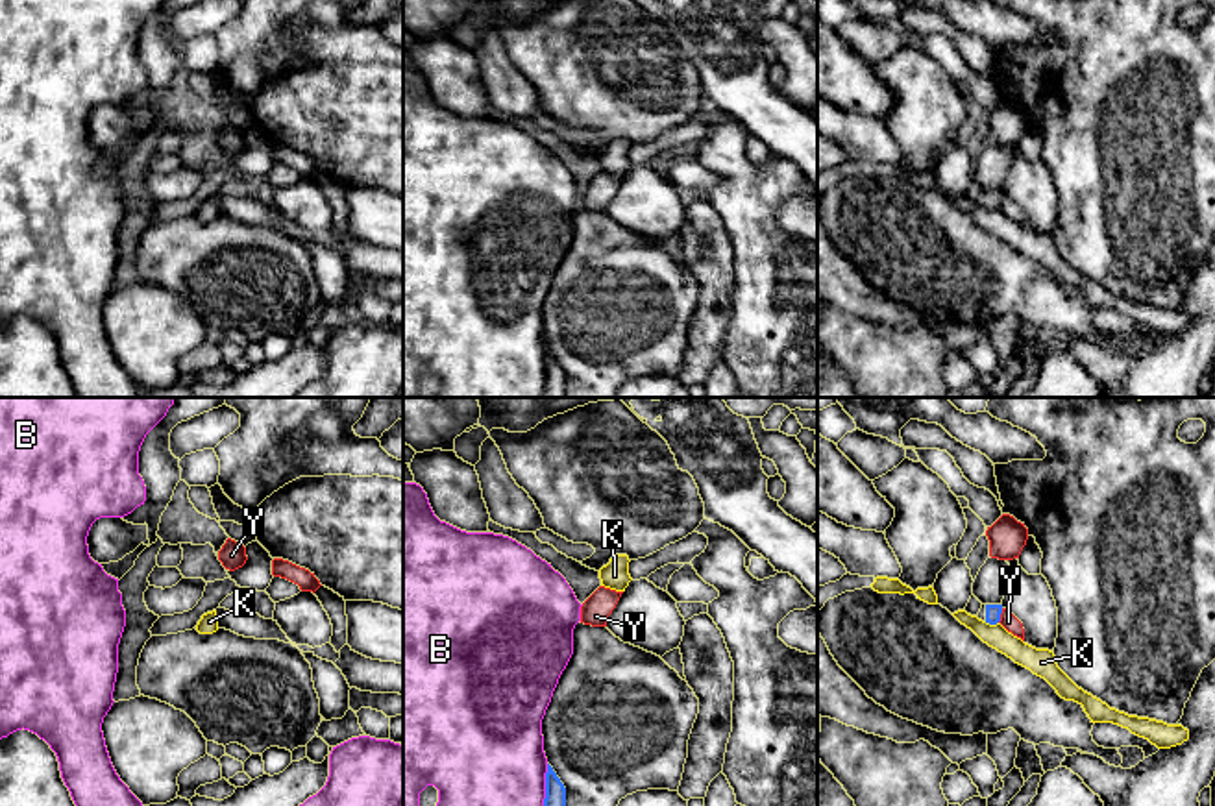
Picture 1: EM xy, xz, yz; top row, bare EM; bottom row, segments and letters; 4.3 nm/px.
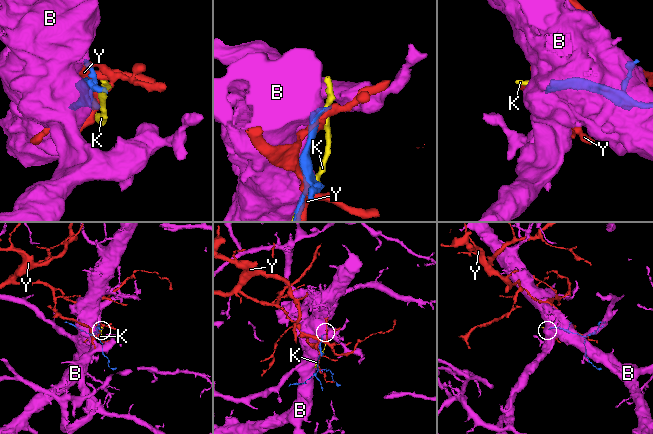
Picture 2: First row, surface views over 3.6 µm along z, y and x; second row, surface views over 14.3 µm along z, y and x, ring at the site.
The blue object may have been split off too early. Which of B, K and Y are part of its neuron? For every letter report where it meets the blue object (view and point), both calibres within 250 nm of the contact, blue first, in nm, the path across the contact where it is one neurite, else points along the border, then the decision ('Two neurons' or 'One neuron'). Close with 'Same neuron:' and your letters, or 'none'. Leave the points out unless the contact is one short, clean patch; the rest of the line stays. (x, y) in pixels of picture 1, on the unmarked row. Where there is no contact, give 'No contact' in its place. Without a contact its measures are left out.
B: Touches blue at xz (546, 374). Thickness 110 nm (blue) against 480 nm. Two neurons
K: Touches blue at yz (992, 209). Thickness 70 nm (blue) against 100 nm. Two neurons
Y: Touches blue at yz (999, 202). Thickness 70 nm (blue) against 70 nm. Two neurons
Same neuron: none

